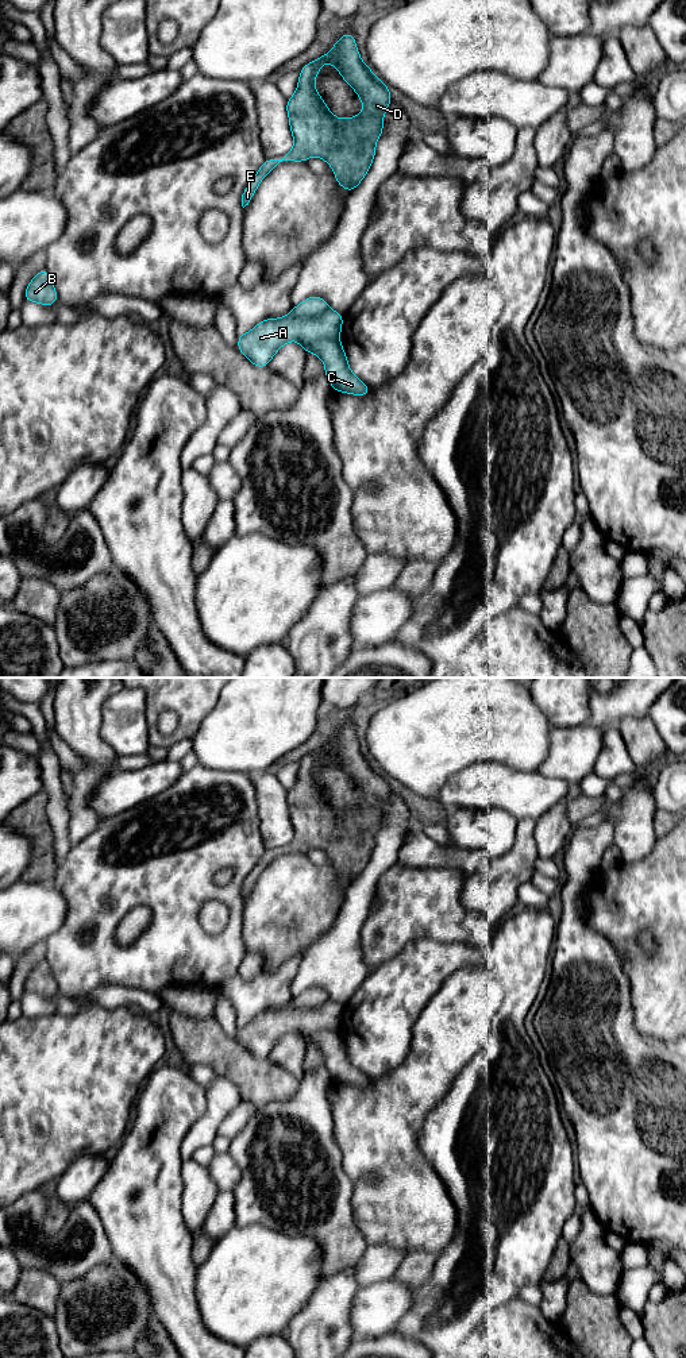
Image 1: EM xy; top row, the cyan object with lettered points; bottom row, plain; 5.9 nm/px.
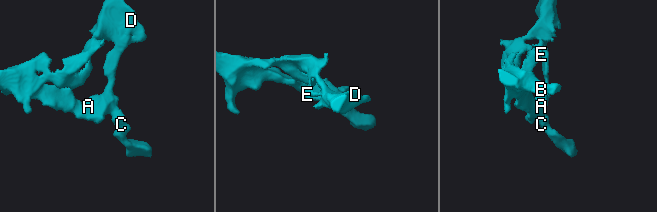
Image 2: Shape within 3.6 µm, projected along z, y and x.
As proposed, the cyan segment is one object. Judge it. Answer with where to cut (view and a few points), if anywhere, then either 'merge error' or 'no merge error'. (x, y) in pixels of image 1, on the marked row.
xy (338, 339), (299, 342) | merge error

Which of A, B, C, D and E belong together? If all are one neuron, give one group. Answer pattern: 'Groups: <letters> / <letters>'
Groups: A B / C D E

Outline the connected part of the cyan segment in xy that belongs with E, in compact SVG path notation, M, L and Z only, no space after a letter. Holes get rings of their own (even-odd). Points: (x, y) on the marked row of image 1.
M346 32L332 47L332 50L315 61L307 63L300 70L296 93L286 101L289 127L294 139L293 150L282 158L265 159L254 178L242 194L242 207L251 201L261 181L282 162L305 162L309 157L323 158L332 169L338 184L350 193L359 185L367 174L375 155L375 143L384 128L384 113L386 112L392 94L385 85L359 57L354 35ZM325 62L331 62L342 74L343 80L358 93L363 111L350 119L338 119L329 112L324 100L315 89L315 77Z

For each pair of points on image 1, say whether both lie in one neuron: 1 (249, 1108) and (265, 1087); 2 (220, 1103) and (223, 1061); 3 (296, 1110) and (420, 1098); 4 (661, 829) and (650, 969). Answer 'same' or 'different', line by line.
1: different
2: different
3: different
4: different

